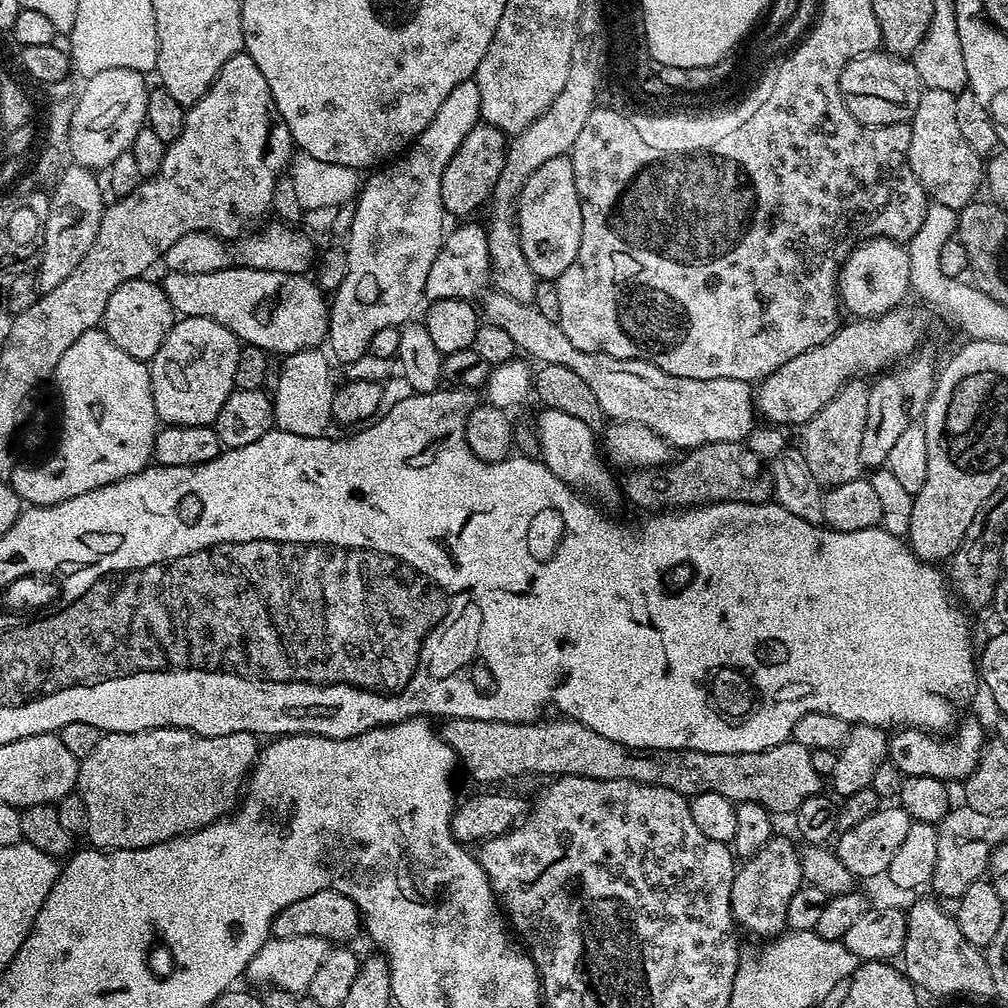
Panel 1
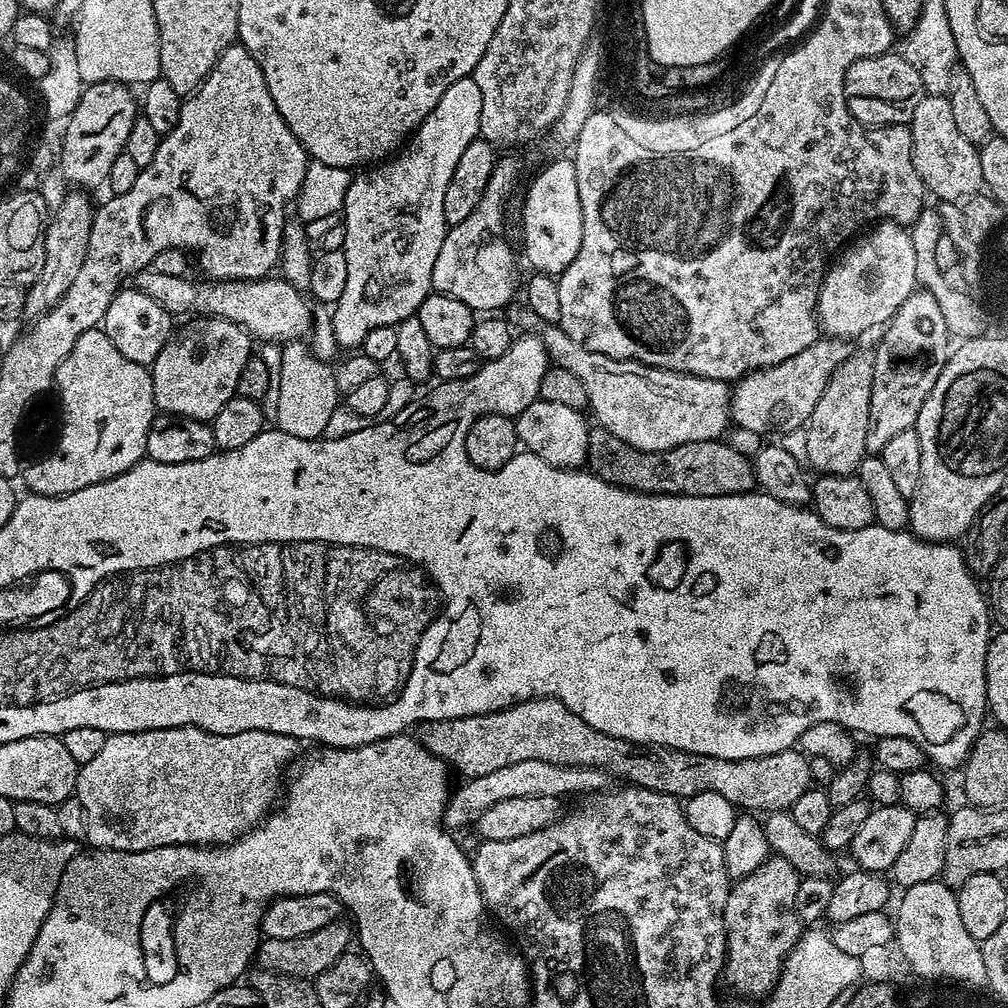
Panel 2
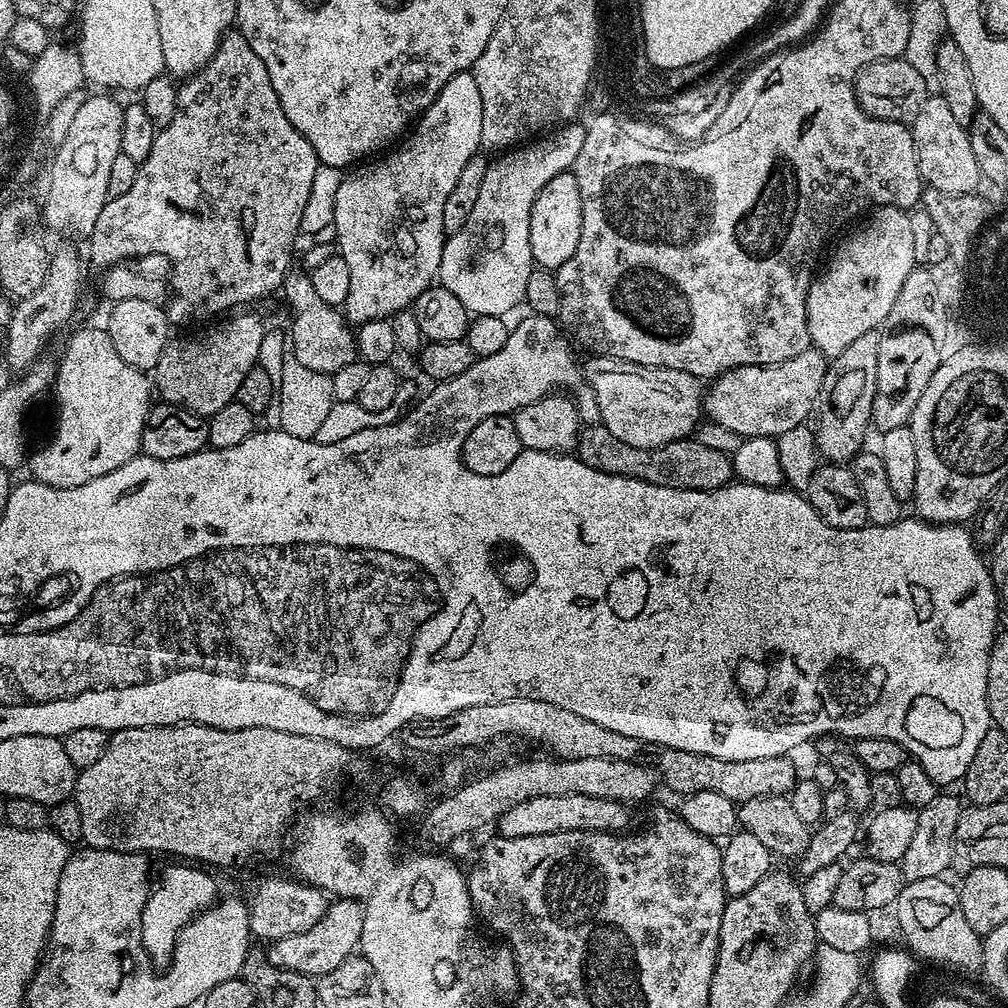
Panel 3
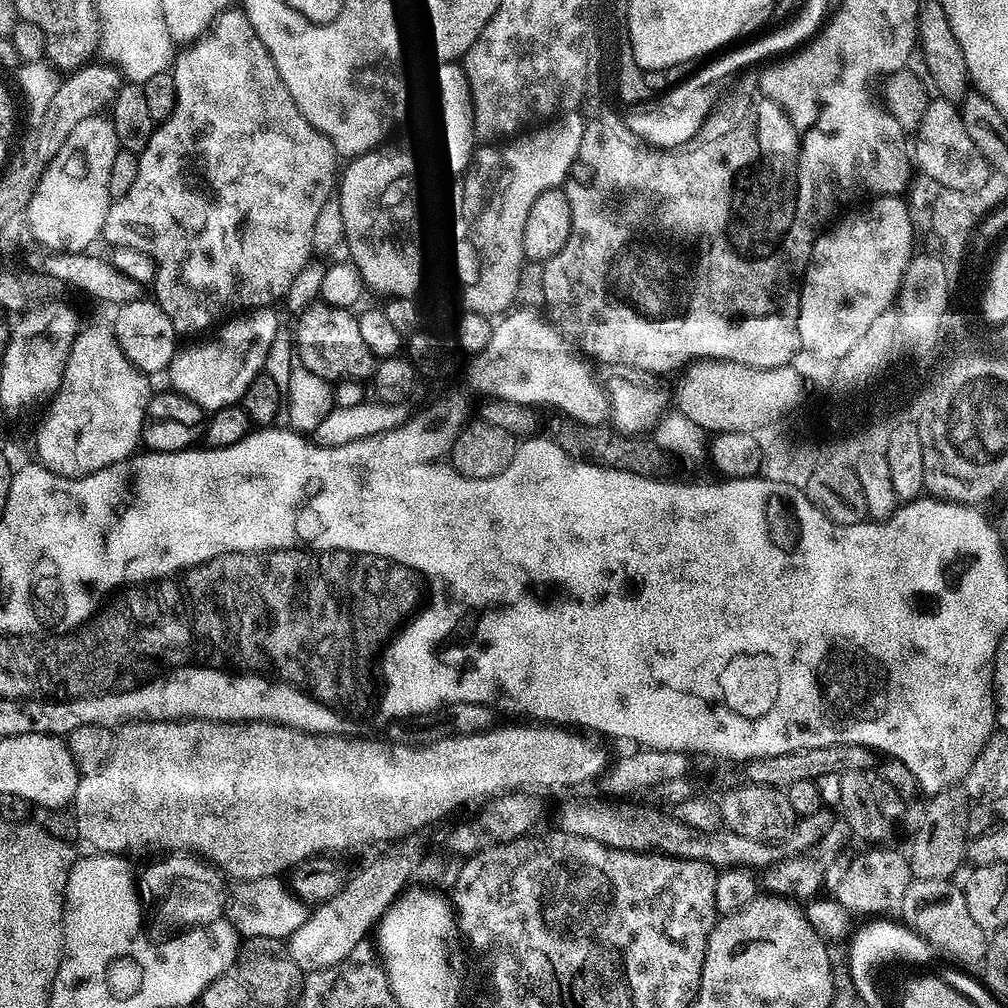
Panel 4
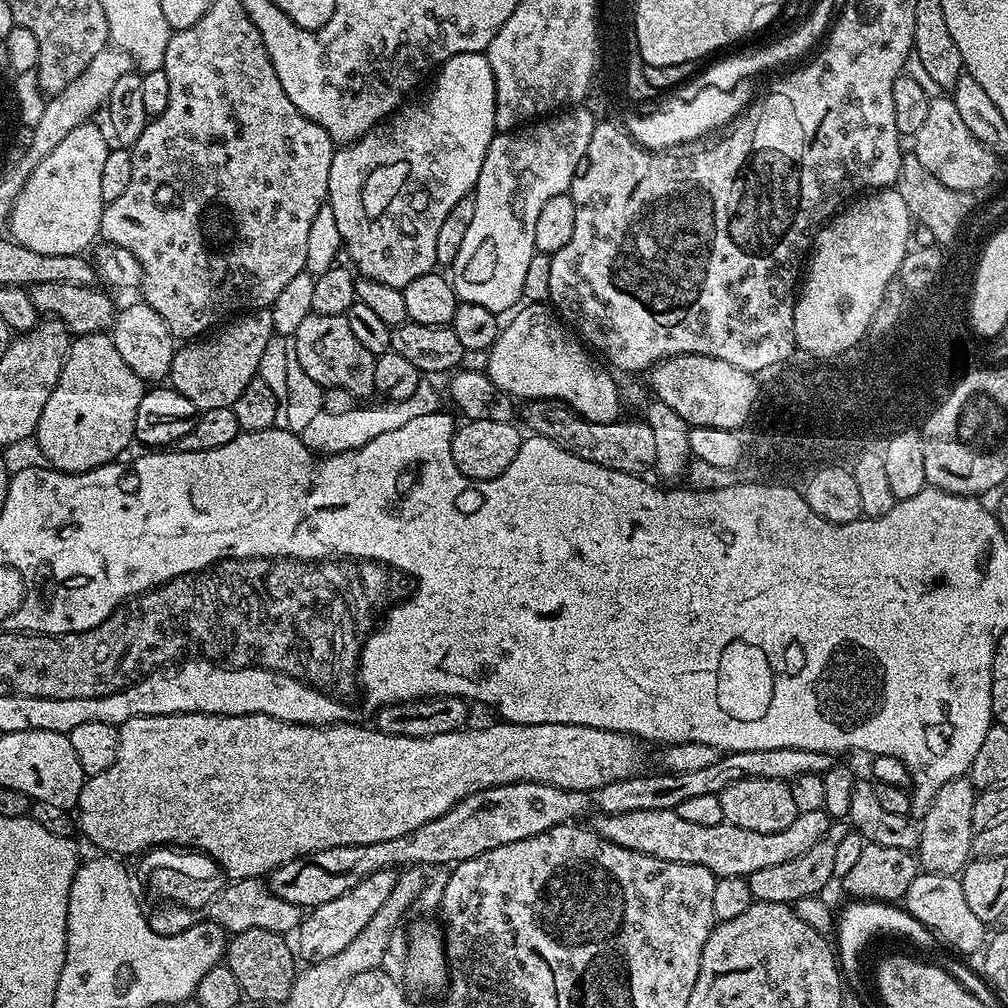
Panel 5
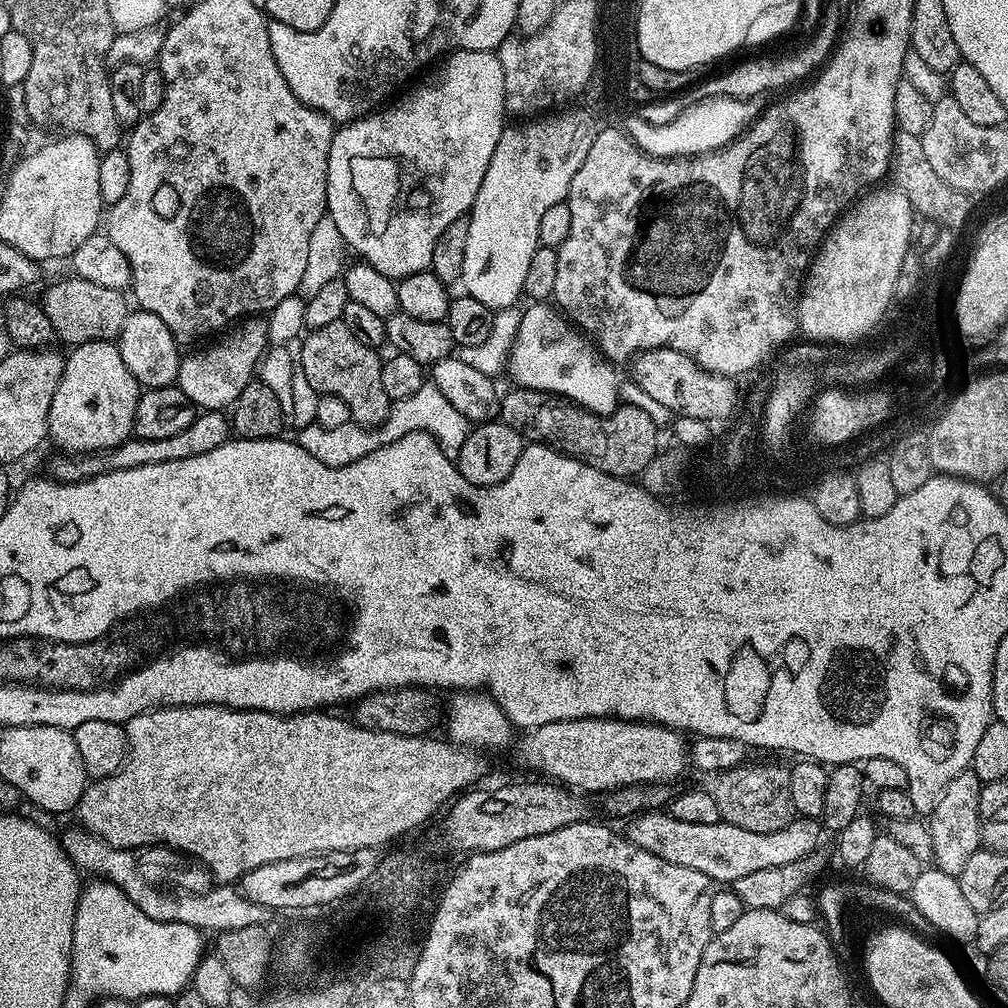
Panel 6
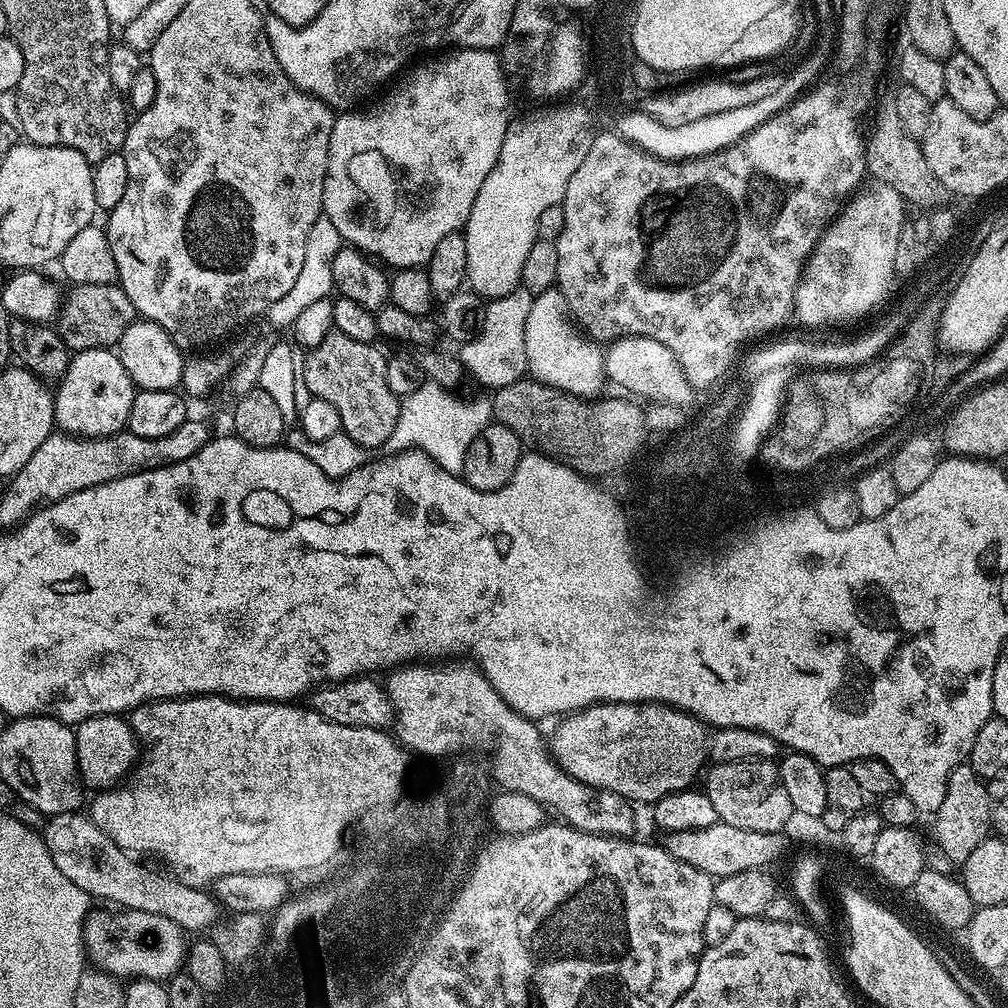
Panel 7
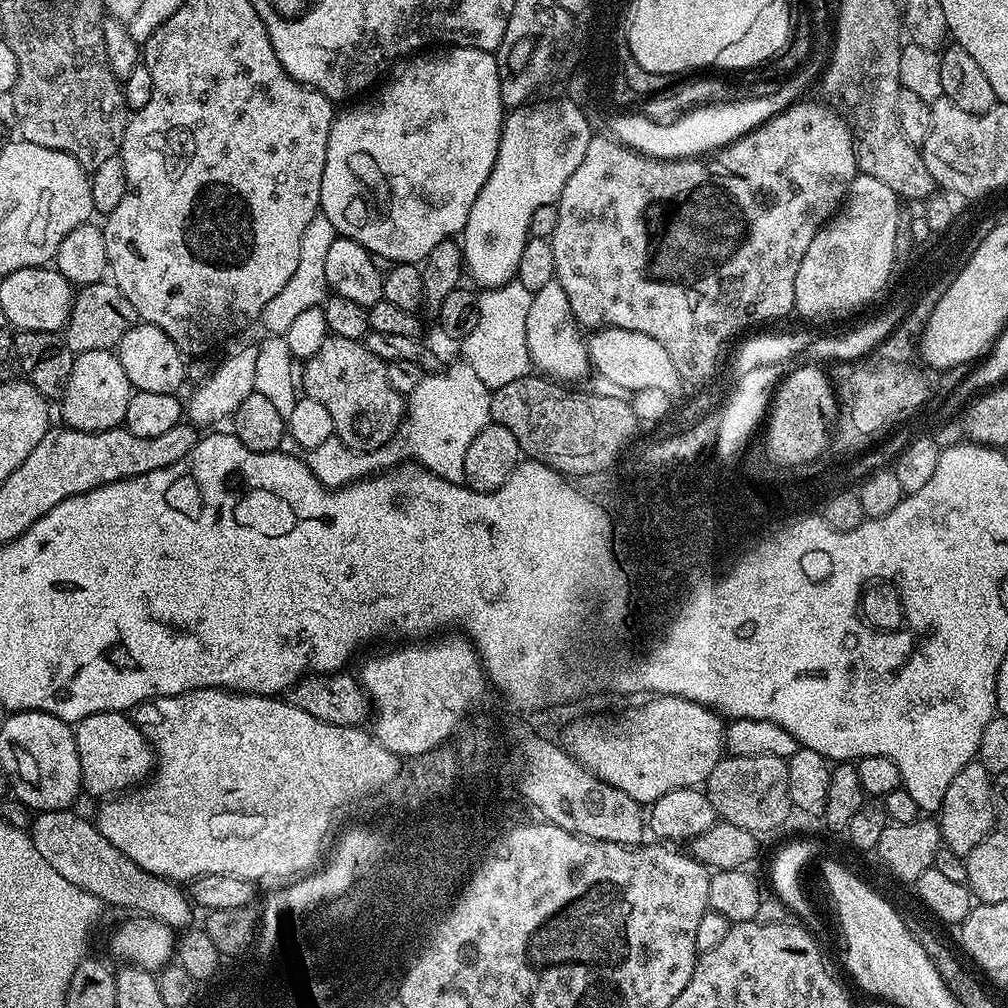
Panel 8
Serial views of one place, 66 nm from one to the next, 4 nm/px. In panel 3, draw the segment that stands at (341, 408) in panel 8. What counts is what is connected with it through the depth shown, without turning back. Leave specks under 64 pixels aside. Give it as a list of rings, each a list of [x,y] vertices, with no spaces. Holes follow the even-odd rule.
[[[298,266],[290,268],[280,288],[293,316],[292,326],[288,328],[290,348],[300,364],[331,376],[357,359],[355,333],[337,307],[320,300],[305,269]]]

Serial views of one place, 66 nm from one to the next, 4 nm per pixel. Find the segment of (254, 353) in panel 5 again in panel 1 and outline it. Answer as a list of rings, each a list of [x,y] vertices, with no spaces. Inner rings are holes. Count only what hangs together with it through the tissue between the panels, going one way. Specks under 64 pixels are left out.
[[[185,316],[173,323],[166,342],[148,364],[150,390],[154,394],[156,419],[161,425],[212,426],[218,410],[234,390],[232,379],[238,370],[241,341],[226,326],[201,316]]]

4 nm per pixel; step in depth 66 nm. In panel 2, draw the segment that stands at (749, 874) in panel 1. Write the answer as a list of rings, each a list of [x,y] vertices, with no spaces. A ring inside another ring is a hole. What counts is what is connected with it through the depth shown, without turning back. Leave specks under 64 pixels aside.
[[[775,854],[769,855],[766,862],[762,862],[762,866],[758,866],[758,870],[754,870],[754,874],[750,874],[742,880],[737,880],[729,887],[728,897],[726,898],[726,910],[724,911],[724,925],[728,931],[728,954],[724,958],[724,970],[722,973],[723,983],[728,983],[734,991],[740,996],[760,996],[767,997],[768,993],[776,987],[776,983],[780,980],[780,973],[784,971],[784,960],[794,950],[794,946],[800,940],[802,935],[802,921],[796,912],[796,895],[800,889],[801,875],[794,870],[794,866],[785,856]]]

